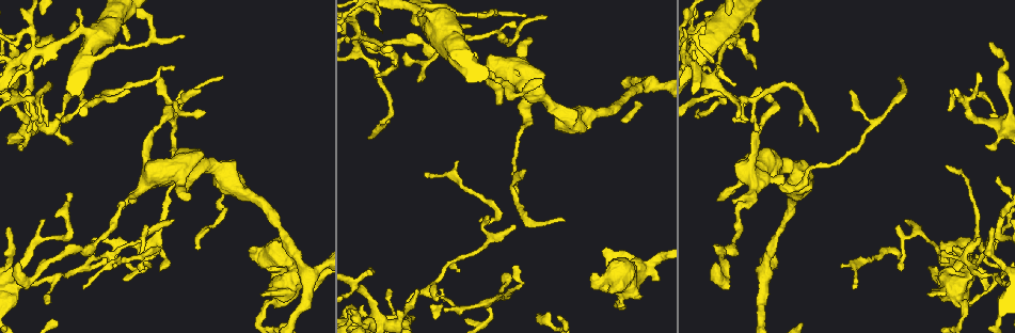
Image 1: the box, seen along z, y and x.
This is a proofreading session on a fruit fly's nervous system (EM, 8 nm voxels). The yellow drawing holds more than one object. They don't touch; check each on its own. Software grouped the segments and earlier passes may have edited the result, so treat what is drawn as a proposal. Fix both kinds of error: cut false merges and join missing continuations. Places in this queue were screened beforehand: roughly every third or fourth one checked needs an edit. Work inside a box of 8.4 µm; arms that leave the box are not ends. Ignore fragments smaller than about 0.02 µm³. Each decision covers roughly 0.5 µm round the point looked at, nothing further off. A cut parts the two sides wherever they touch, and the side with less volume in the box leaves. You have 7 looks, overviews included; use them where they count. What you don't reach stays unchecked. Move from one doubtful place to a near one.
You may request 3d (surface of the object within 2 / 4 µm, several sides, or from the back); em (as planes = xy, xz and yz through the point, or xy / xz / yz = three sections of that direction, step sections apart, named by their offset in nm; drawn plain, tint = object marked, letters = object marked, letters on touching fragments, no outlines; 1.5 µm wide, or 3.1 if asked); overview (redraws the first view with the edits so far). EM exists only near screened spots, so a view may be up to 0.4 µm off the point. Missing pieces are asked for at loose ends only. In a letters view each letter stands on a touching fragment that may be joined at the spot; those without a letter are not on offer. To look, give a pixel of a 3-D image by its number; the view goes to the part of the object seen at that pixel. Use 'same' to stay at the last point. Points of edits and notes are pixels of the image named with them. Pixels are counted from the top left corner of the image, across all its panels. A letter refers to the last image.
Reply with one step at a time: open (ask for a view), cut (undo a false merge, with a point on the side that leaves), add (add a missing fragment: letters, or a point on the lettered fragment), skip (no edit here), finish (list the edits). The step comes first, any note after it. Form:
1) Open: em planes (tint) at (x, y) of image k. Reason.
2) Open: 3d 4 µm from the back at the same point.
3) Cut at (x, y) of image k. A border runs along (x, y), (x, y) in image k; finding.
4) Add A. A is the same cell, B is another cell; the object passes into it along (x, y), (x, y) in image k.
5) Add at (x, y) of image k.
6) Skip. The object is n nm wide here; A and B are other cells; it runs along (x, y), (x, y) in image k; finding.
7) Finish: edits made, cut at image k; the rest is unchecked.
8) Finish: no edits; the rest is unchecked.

Open: em planes (letters) at (529, 37) of image 1. Free end.

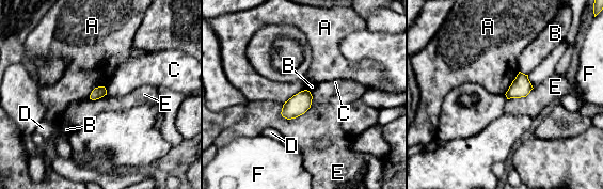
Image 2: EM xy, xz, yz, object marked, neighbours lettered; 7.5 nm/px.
Skip. The longest contact is with E, 280 nm; A, B, C, D, E and F are other cells; a border runs along (520, 71), (527, 75) in image 2; no lettered fragment goes on from it.

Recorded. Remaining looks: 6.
Open: em planes (letters) at (388, 103) of image 1. Sharp bend.

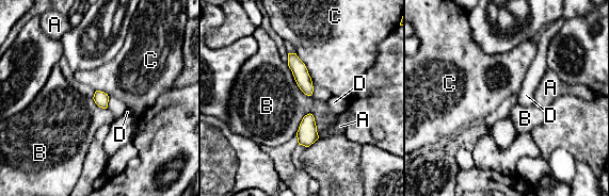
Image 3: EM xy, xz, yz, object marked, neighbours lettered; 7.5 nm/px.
Skip. The longest contact is with C, 260 nm; A, B, C and D are other cells; a border runs along (311, 113), (303, 117), (295, 134) in image 3; all the same neuron.

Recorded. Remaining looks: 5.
Open: em planes (letters) at (501, 281) of image 1. Tapers out.

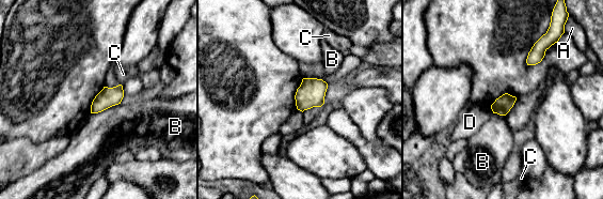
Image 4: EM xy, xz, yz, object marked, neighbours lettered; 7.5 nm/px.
Skip. The longest contact is with B, 240 nm; A, B, C and D are other cells; no lettered fragment goes on from it.

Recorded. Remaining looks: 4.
Finish: no edits; the rest is unchecked.

